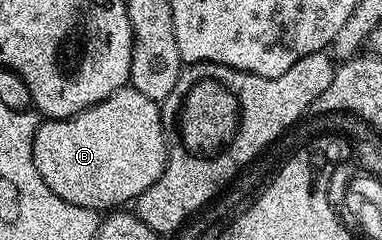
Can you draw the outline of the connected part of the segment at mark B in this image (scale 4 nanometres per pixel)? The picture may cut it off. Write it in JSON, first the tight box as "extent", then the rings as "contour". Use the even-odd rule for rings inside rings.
{"extent":[34,87,166,211],"contour":[[[123,87],[108,99],[80,111],[75,117],[46,119],[34,130],[34,162],[40,179],[68,203],[99,211],[114,211],[125,201],[133,202],[160,175],[166,166],[166,131],[162,128],[159,102],[140,95],[140,91]]]}

